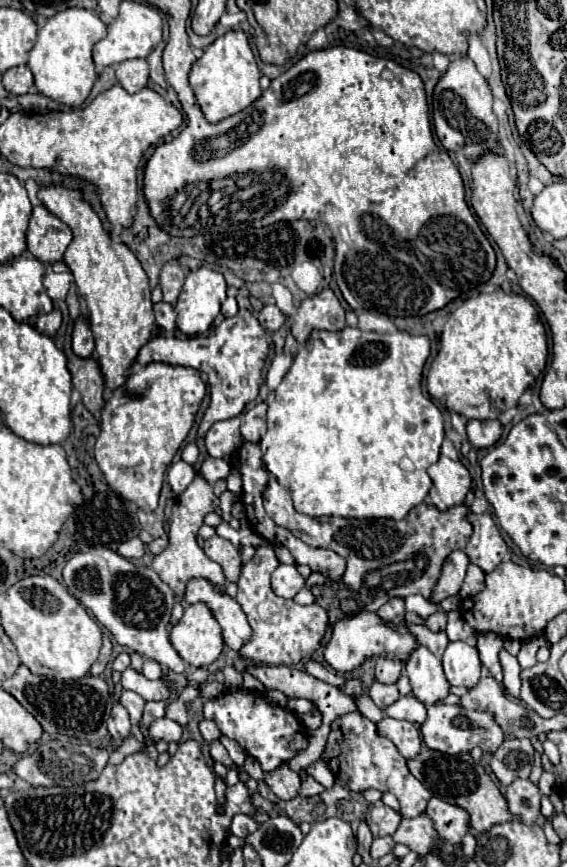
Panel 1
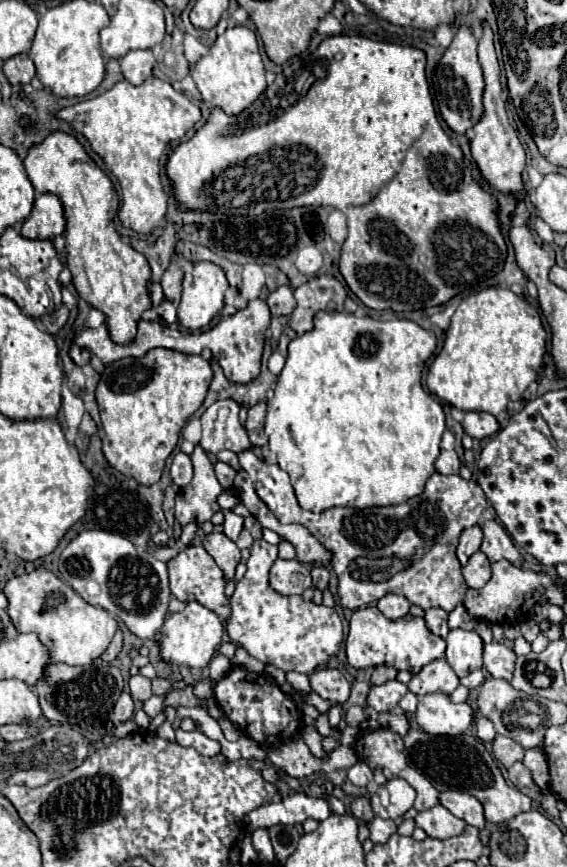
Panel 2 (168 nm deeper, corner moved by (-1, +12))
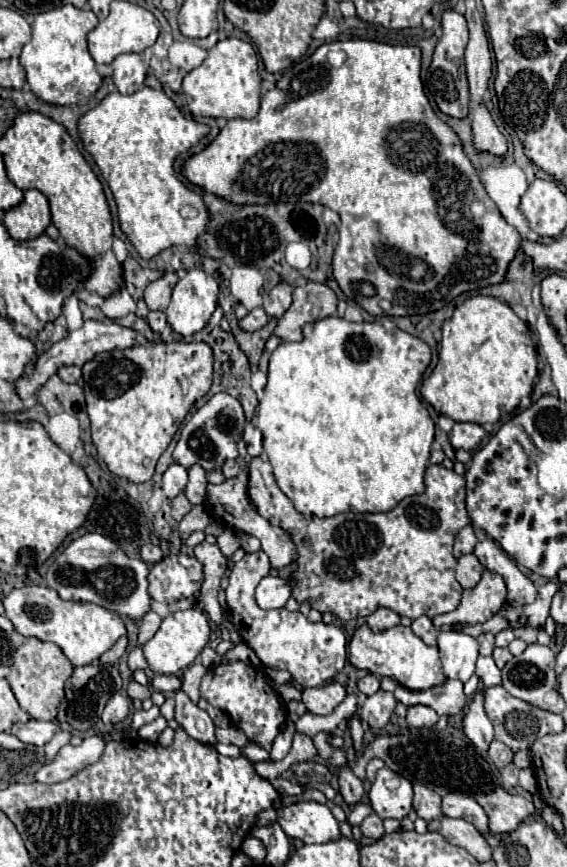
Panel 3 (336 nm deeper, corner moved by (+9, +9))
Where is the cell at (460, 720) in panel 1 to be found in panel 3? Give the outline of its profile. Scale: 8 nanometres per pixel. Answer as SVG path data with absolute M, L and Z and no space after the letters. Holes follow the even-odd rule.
M411 705L407 709L407 723L409 727L423 729L423 727L433 727L439 721L437 711L429 709L427 705Z

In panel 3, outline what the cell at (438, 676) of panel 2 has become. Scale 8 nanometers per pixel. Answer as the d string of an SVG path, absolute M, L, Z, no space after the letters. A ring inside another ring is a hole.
M445 679L441 685L429 687L425 691L411 691L397 685L393 695L407 707L421 703L435 709L439 715L455 715L467 703L467 697L463 695L463 683L455 679Z

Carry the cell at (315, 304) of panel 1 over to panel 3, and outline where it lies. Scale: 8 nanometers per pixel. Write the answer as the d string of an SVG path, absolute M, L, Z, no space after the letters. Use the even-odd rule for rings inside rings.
M307 281L301 287L293 289L293 303L285 315L277 321L275 335L283 341L303 341L303 325L331 317L337 313L337 295L331 287Z

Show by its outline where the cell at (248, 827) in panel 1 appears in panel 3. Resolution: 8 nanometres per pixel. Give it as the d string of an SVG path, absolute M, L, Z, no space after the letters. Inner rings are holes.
M299 801L277 811L277 823L289 837L297 837L303 843L325 843L337 839L337 819L327 805L315 801Z

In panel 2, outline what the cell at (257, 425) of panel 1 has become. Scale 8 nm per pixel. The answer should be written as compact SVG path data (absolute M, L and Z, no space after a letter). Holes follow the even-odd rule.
M259 402L257 406L249 408L249 416L247 416L247 434L249 434L249 440L253 446L265 446L267 438L265 438L265 432L263 432L263 422L265 422L265 410L267 410L267 404L265 402Z

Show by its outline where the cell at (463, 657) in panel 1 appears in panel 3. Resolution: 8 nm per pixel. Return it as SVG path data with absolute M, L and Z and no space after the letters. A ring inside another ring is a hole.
M441 631L439 633L439 655L443 661L445 677L465 683L475 673L479 645L475 637L467 633Z

